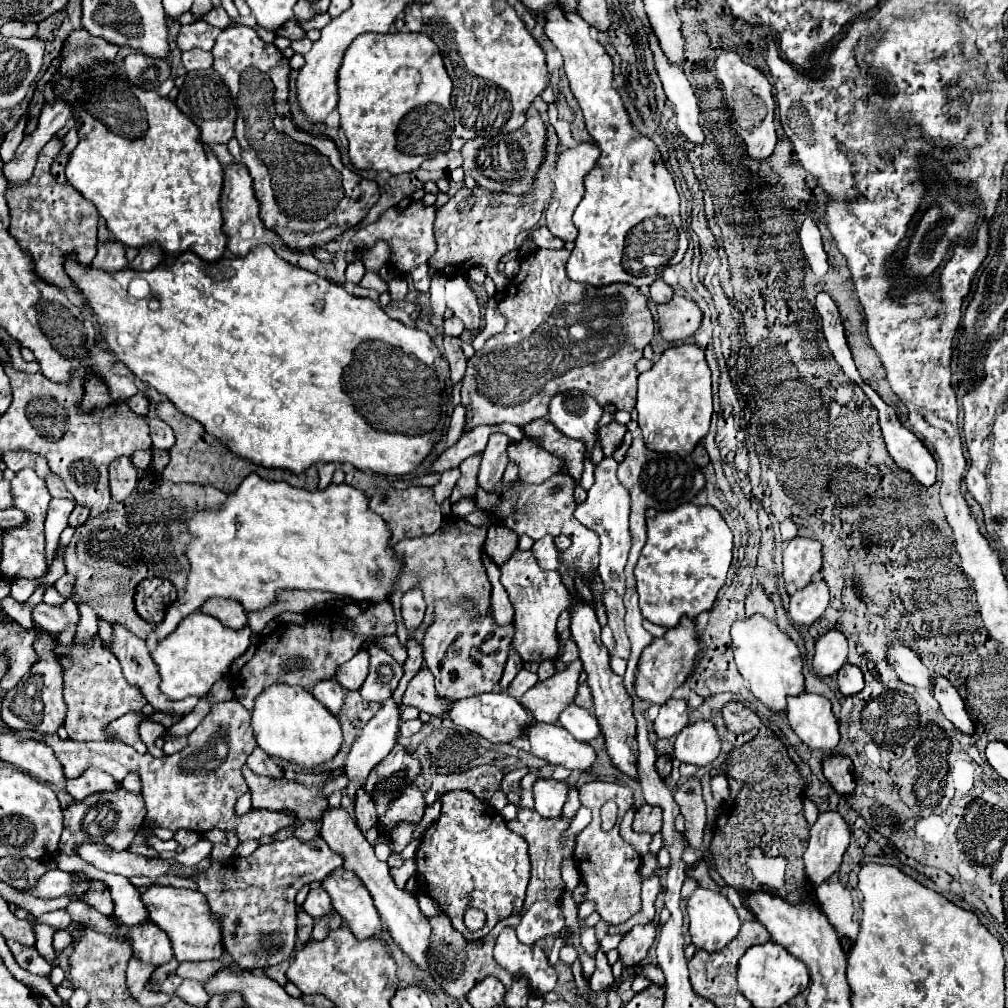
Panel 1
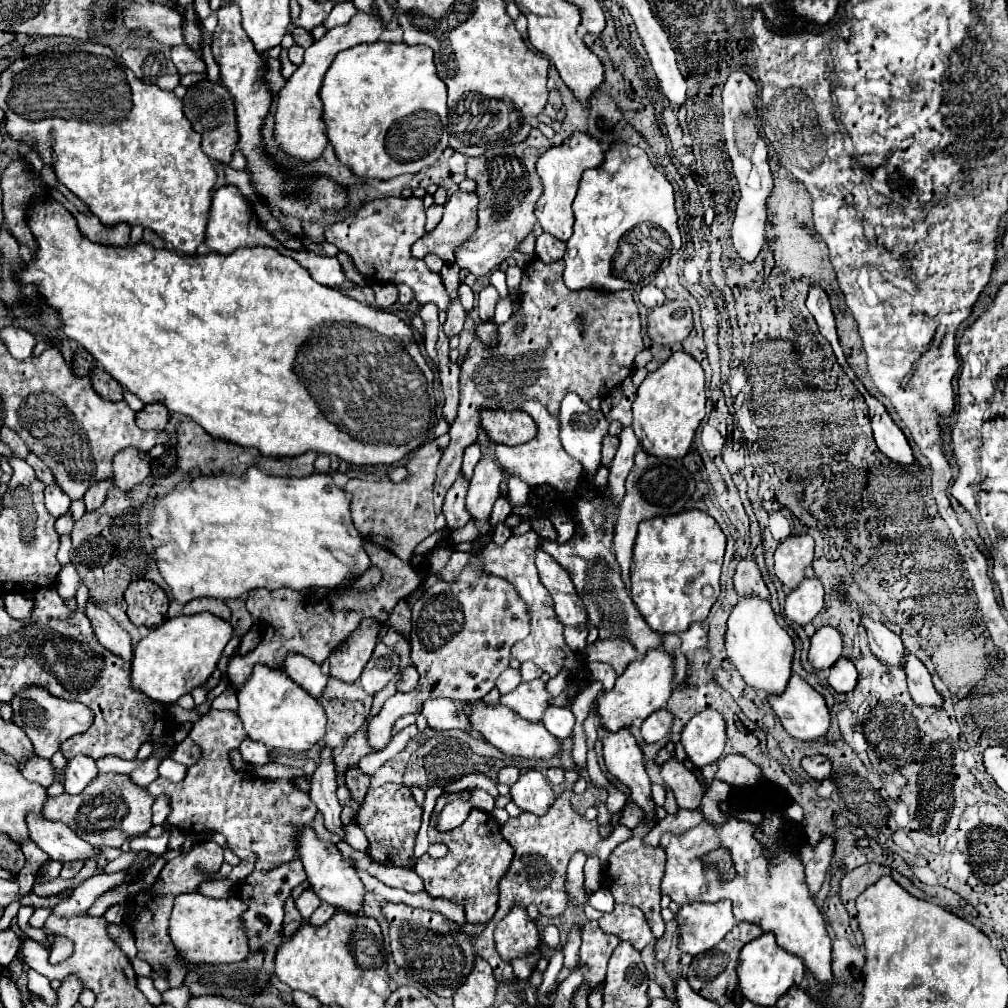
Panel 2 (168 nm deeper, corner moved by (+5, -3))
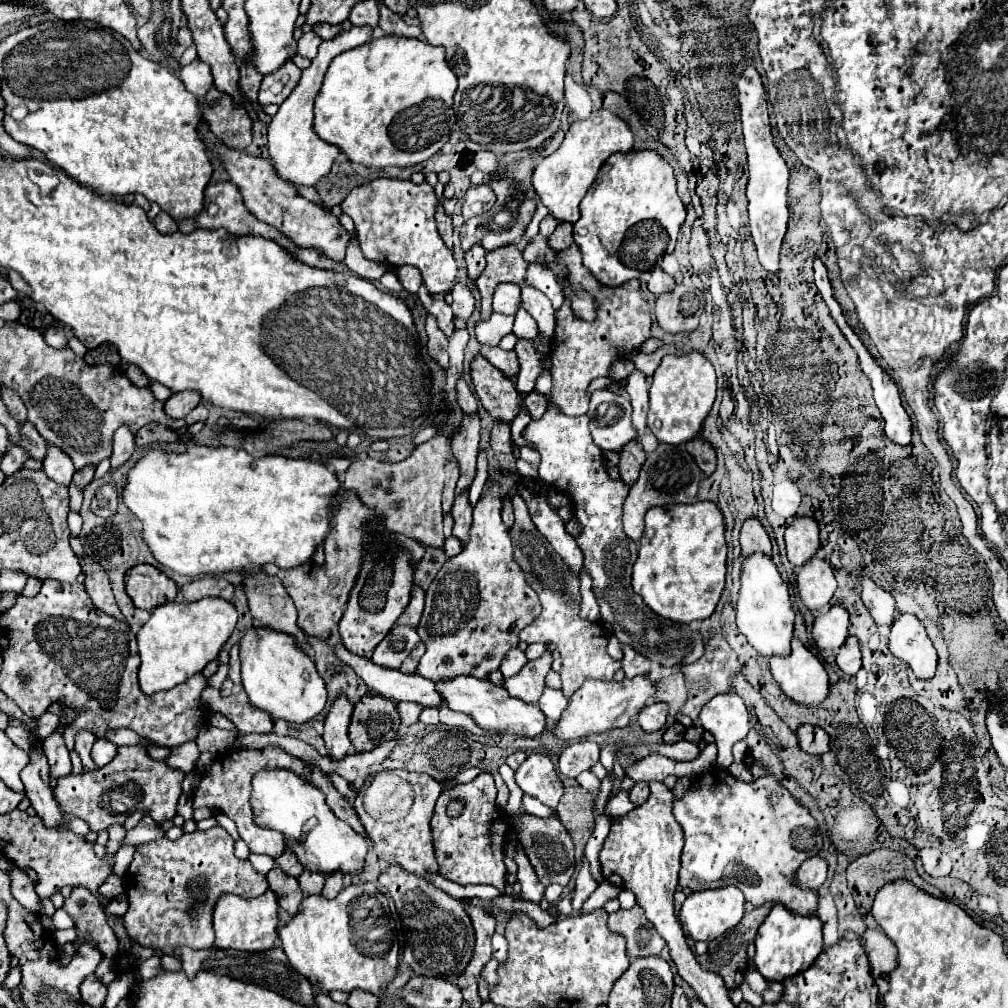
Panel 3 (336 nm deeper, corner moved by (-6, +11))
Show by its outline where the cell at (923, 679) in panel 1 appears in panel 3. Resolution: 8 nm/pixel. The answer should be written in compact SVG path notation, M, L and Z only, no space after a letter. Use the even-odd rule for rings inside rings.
M859 577L861 581L861 601L875 619L875 623L891 625L895 615L895 599L885 589L877 587L869 577Z

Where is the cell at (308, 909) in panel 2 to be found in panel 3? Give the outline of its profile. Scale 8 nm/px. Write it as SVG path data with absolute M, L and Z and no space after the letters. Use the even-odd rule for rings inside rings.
M305 869L297 879L299 879L299 885L305 895L319 895L323 889L323 883L325 883L325 875L313 873L309 869Z

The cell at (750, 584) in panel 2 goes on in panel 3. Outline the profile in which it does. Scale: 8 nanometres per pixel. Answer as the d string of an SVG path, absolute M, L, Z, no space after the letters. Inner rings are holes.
M751 517L743 523L743 527L741 527L741 549L743 549L743 555L751 555L755 551L761 551L767 557L771 557L769 535L757 517Z

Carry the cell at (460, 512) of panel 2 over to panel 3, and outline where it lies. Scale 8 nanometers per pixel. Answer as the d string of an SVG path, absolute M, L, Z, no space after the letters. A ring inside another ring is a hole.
M461 493L459 497L455 497L451 515L453 515L453 537L457 537L461 541L461 545L465 545L465 541L469 541L469 529L473 523L473 507L467 501L467 495Z

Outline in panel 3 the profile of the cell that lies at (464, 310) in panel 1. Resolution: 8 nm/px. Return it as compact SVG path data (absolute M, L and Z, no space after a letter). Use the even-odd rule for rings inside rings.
M381 177L355 187L341 203L341 209L353 219L361 251L367 259L394 267L413 265L421 271L429 293L439 295L451 291L457 275L457 263L453 251L443 243L437 231L433 217L437 201L439 199L427 181L415 185L413 181Z

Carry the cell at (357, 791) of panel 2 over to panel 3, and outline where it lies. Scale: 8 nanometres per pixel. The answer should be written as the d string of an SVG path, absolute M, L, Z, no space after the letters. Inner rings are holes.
M367 693L353 705L349 723L349 739L357 751L375 749L375 741L383 737L395 737L399 729L397 703L383 699L381 695Z

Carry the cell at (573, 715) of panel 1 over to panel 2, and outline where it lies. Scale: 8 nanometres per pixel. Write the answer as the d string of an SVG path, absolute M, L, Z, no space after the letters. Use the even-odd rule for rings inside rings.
M548 707L542 717L542 723L558 739L568 739L568 737L572 737L576 717L570 711L570 707Z

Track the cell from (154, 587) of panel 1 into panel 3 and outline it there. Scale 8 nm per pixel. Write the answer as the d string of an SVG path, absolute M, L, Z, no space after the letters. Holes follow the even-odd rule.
M135 565L125 575L125 591L135 607L151 611L177 595L177 585L153 565Z

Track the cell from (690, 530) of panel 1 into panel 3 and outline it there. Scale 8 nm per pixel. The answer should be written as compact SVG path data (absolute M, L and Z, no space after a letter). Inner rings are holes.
M697 501L691 505L665 505L653 507L645 515L645 531L639 545L639 557L633 565L631 585L637 595L645 599L645 605L653 609L659 617L691 623L695 619L707 619L721 597L725 587L725 561L727 561L727 545L725 545L725 523L719 507L711 501Z

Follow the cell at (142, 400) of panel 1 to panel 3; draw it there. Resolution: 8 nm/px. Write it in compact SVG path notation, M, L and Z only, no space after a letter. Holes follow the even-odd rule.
M193 391L173 393L171 399L165 403L165 413L173 419L181 419L181 417L185 417L185 413L195 409L199 403L201 403L201 397L197 397L197 393L193 393Z

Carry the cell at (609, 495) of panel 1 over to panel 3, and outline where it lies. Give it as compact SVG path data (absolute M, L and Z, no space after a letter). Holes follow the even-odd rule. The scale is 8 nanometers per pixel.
M635 369L625 379L625 391L629 393L631 405L633 405L633 425L639 431L639 437L643 437L647 427L647 405L649 405L649 385L645 381L645 373Z

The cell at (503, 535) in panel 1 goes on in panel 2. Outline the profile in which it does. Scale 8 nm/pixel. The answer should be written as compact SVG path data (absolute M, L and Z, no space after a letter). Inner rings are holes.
M498 523L496 527L494 527L494 533L492 533L492 541L496 543L496 545L504 545L506 541L508 541L508 537L512 535L512 531L510 531L510 527L506 527L504 523Z

